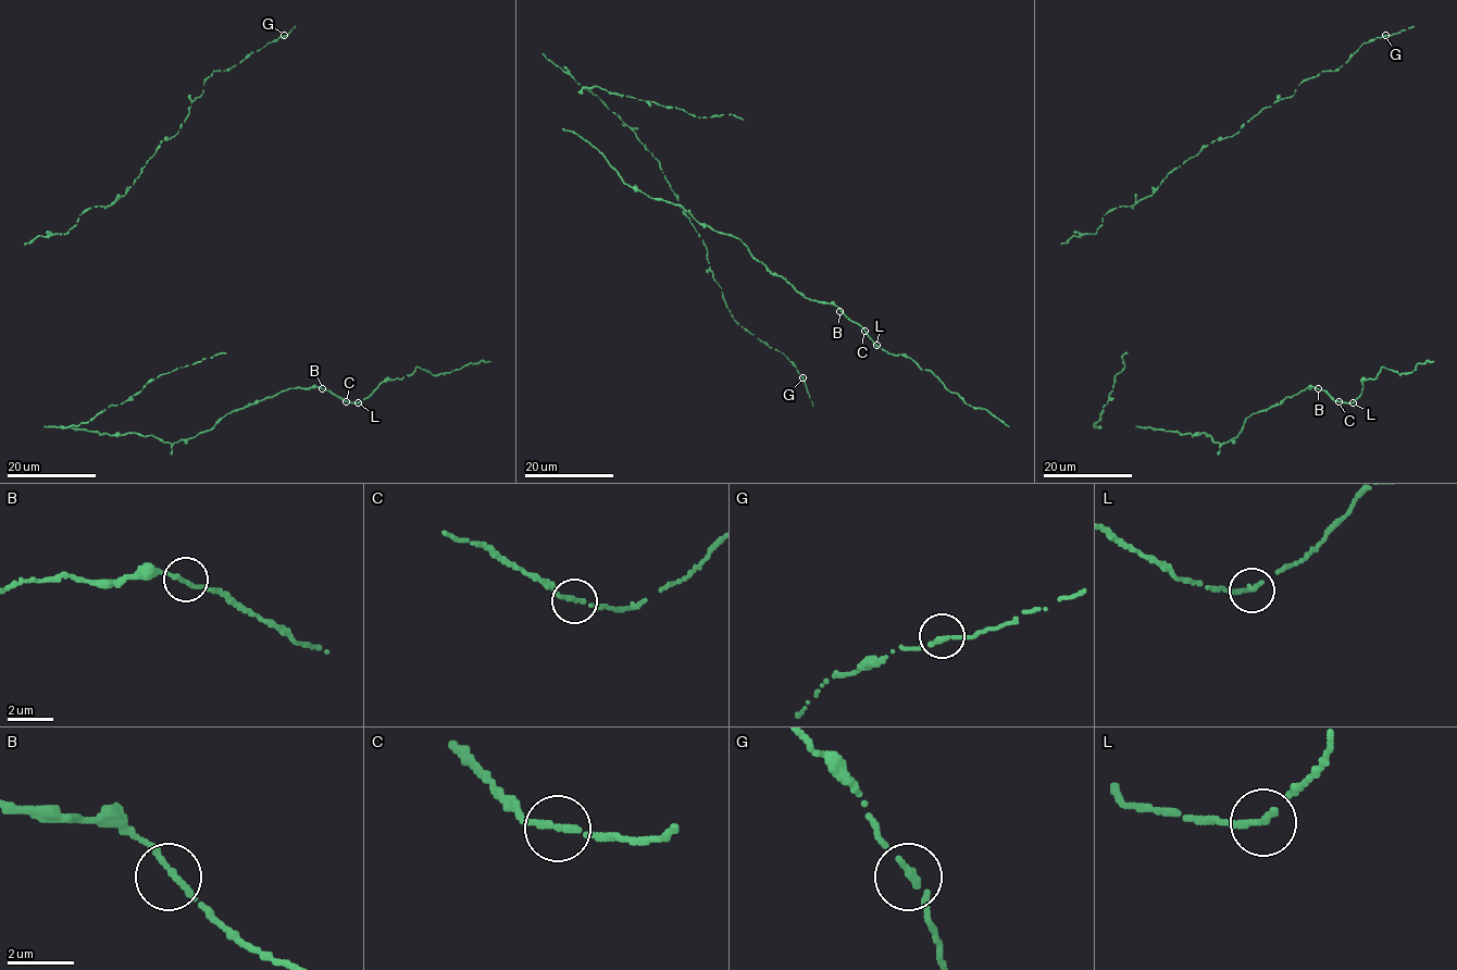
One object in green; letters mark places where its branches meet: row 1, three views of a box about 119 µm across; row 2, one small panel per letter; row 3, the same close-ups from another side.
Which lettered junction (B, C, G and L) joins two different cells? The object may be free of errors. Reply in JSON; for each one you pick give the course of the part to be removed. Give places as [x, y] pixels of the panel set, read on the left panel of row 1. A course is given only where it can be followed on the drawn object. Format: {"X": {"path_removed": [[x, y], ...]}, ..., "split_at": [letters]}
{"split_at": []}

